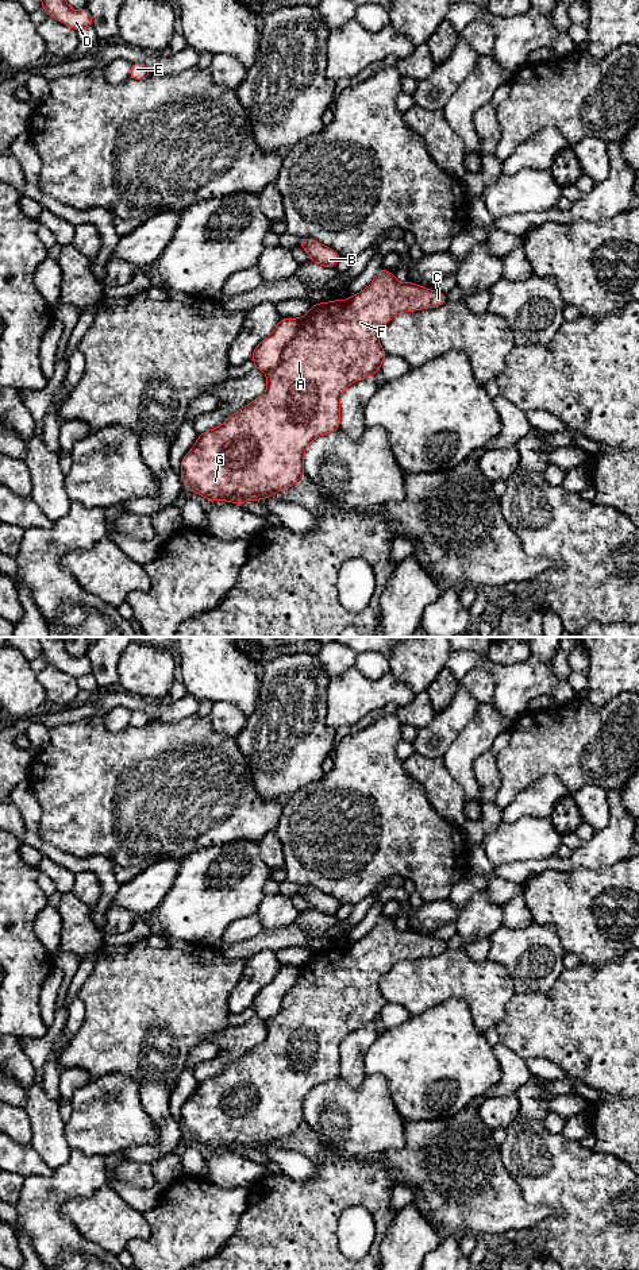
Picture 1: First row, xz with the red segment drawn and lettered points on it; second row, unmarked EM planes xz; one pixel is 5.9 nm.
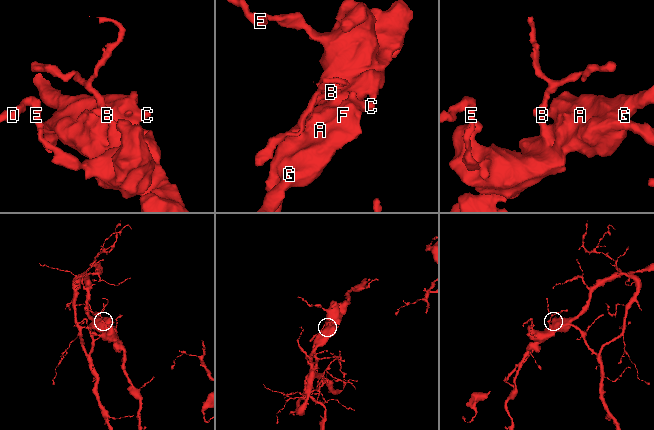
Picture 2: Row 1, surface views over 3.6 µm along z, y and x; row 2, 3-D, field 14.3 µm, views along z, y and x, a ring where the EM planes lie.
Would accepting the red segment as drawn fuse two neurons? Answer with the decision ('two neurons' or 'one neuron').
two neurons

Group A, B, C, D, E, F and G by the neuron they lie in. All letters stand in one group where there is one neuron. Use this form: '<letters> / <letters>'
A C F G / B D E

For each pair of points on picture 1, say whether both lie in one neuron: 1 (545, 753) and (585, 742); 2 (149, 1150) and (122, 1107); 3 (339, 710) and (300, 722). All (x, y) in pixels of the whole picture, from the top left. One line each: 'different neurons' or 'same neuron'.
1: same neuron
2: different neurons
3: different neurons

